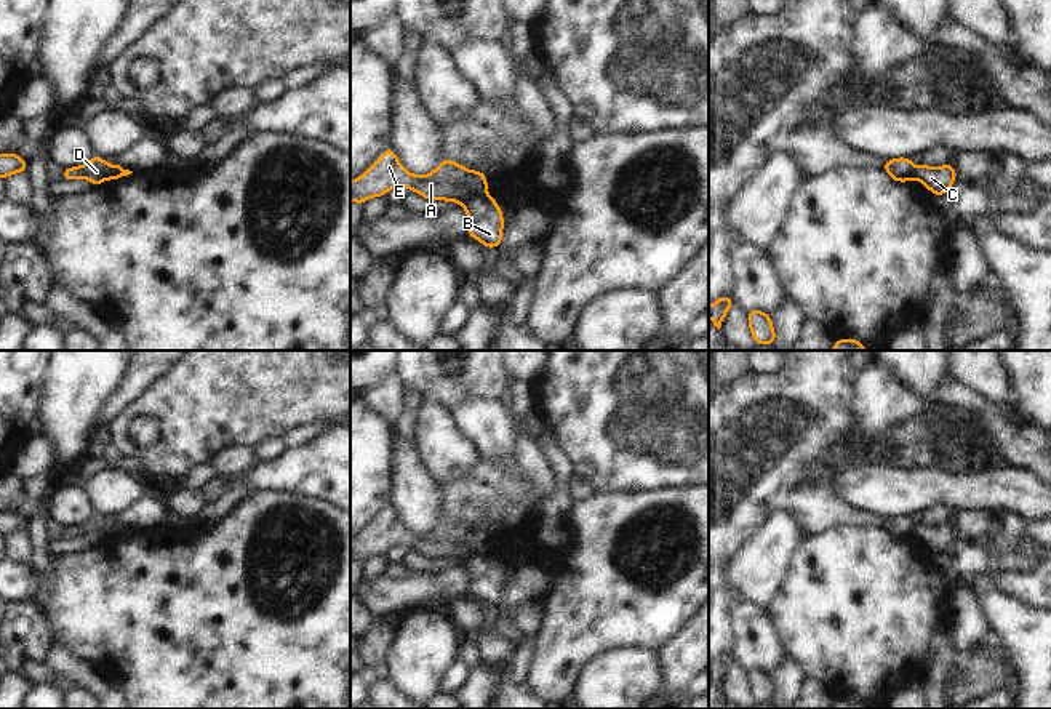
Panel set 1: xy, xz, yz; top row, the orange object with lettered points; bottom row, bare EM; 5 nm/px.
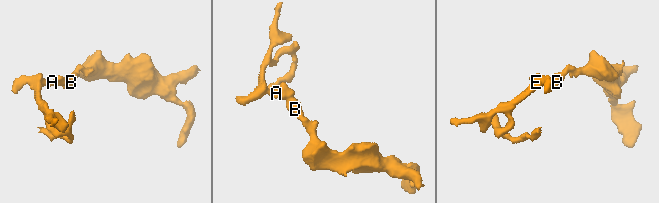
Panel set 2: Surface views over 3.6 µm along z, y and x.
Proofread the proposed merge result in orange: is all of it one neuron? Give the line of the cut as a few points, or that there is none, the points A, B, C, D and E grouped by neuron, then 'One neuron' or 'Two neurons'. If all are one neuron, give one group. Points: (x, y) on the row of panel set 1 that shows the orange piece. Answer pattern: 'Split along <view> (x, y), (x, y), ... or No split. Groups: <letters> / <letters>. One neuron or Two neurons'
Split along xz (487, 192), (471, 196), (461, 204). Groups: A D E / B C. Two neurons

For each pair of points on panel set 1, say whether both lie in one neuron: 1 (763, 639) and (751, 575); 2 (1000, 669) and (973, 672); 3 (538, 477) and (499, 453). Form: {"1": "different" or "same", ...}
{"1": "different", "2": "same", "3": "different"}

